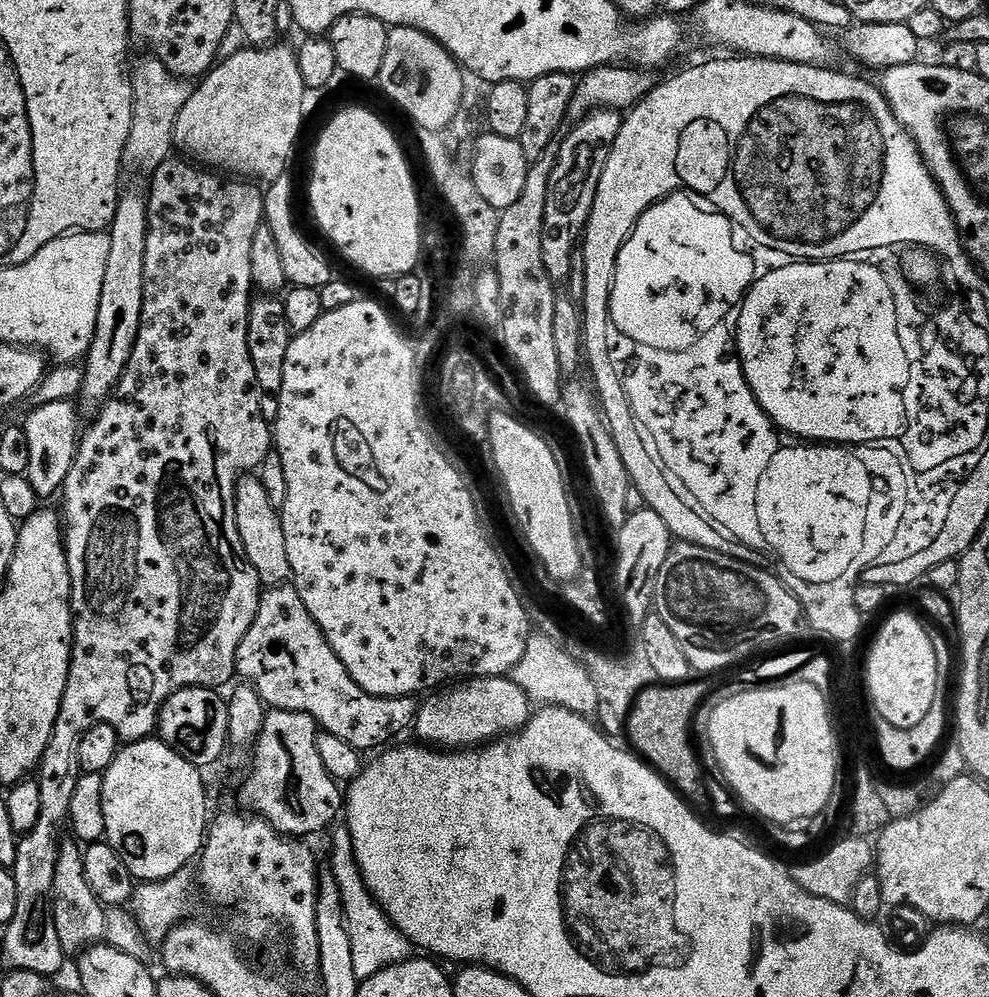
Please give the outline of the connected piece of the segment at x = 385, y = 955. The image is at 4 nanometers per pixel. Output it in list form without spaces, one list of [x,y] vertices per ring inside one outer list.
[[[337,827],[332,834],[330,867],[334,878],[338,878],[338,886],[342,890],[346,934],[350,934],[350,947],[354,953],[354,974],[358,974],[358,978],[362,981],[378,974],[378,970],[386,970],[409,959],[414,949],[412,943],[392,923],[392,919],[380,909],[380,905],[364,885],[364,879],[358,870],[358,862],[354,858],[354,846],[347,827]]]

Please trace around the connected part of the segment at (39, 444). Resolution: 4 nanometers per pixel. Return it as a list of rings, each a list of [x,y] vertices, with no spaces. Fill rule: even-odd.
[[[71,400],[41,404],[33,407],[28,421],[23,421],[26,439],[30,441],[30,466],[26,475],[37,498],[52,496],[55,492],[57,495],[64,487],[66,474],[70,474],[70,466],[76,457],[78,433],[82,428],[82,424],[76,421],[75,407],[77,405]]]

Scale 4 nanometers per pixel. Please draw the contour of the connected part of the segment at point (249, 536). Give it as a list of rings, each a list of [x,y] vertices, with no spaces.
[[[245,474],[237,482],[234,518],[246,558],[250,566],[254,566],[254,570],[260,575],[261,585],[287,585],[292,579],[292,571],[290,558],[286,558],[286,534],[282,530],[279,511],[270,506],[270,498],[266,494],[266,489],[262,487],[259,475]]]

